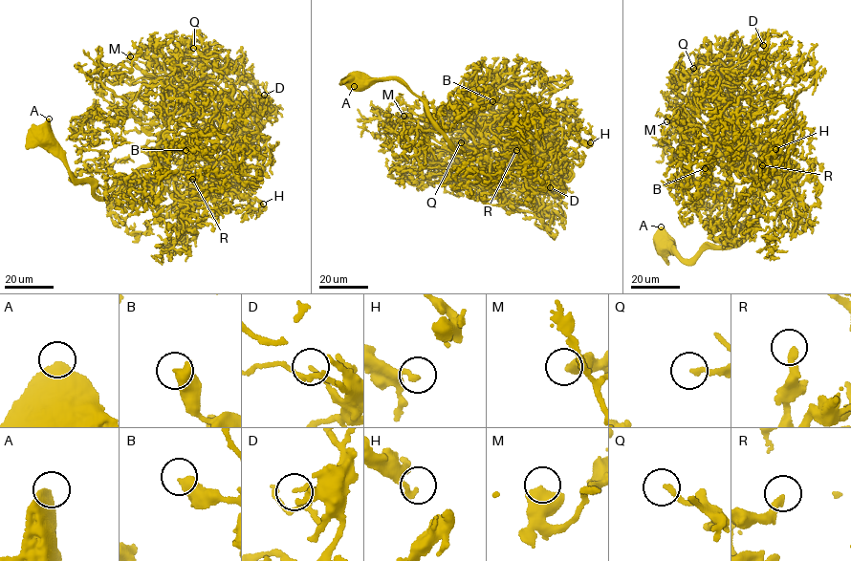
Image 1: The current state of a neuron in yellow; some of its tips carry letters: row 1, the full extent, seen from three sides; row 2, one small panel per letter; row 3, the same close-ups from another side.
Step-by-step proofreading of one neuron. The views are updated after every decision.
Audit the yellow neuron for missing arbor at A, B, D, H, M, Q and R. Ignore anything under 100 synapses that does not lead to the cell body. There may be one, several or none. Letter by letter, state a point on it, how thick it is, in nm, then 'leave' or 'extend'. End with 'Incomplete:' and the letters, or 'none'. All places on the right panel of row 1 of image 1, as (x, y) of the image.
A: place (661, 226); calibre 600 nm; leave
B: place (705, 168); calibre 500 nm; leave
D: place (763, 45); calibre 160 nm; leave
H: place (775, 149); calibre 200 nm; leave
M: place (666, 121); calibre 600 nm; leave
Q: place (693, 68); calibre 200 nm; leave
R: place (762, 165); calibre 280 nm; leave
Incomplete: none

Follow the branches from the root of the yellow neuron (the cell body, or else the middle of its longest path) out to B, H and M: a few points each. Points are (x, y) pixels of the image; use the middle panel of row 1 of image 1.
B: (357, 79), (403, 83), (469, 155), (476, 113), (511, 96), (515, 108), (502, 117), (492, 101)
H: (357, 79), (400, 81), (454, 151), (512, 158), (548, 190), (541, 161), (553, 140), (590, 142)
M: (357, 79), (400, 81), (454, 151), (504, 157), (509, 168), (386, 122), (403, 116)

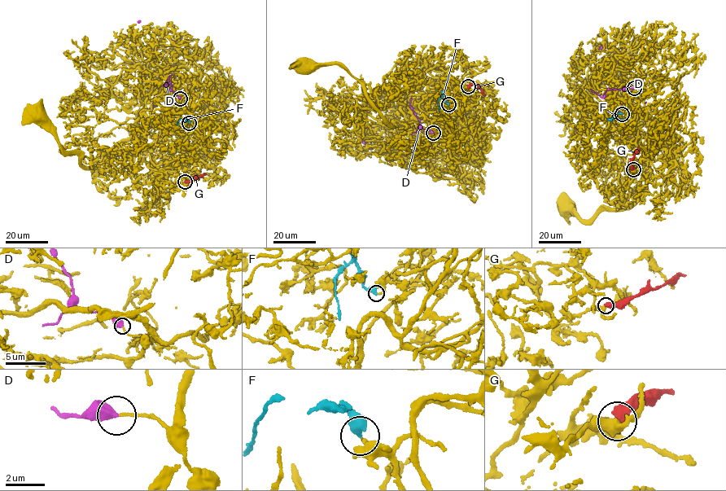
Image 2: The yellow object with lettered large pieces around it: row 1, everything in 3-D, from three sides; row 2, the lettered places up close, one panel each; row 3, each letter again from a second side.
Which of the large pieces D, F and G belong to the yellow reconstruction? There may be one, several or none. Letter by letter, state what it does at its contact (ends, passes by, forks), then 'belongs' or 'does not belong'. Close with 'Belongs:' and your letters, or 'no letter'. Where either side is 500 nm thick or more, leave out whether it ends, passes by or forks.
D: does not belong
F: it ends | belongs
G: does not belong
Belongs: F

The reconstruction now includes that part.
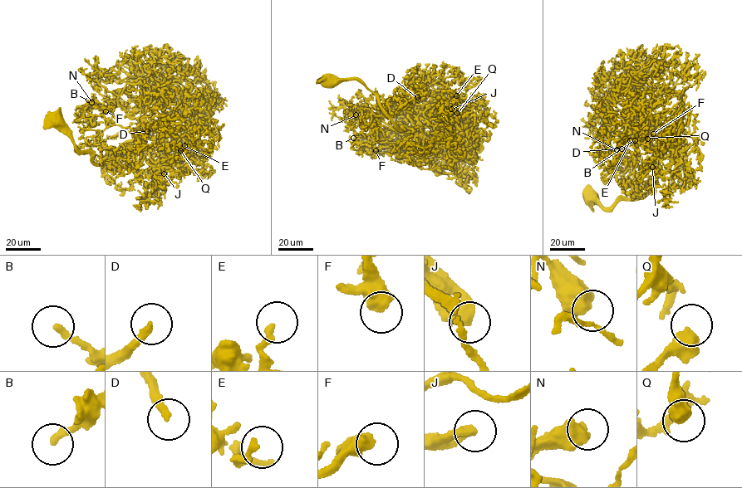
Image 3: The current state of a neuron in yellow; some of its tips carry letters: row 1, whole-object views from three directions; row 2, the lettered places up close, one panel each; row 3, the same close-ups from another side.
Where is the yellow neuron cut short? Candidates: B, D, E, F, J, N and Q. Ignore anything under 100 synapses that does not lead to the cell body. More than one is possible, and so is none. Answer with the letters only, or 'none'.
D, F

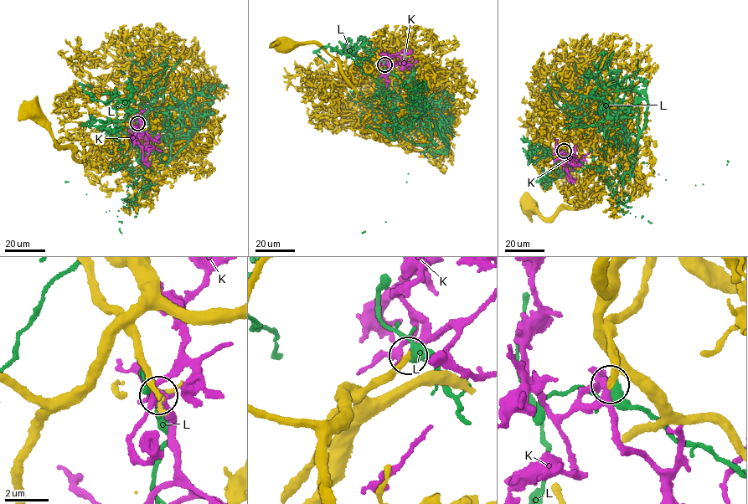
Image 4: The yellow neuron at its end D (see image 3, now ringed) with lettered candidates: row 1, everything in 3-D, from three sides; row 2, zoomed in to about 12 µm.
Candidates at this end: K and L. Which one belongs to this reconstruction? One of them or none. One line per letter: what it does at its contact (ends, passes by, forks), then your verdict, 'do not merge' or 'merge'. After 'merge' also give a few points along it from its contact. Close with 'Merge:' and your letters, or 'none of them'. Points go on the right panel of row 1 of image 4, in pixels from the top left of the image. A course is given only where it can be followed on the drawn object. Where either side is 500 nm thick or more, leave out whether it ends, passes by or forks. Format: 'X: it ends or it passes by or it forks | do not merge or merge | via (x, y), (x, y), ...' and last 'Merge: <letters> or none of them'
K: it ends | merge | via (563, 151), (564, 170), (570, 181), (566, 164)
L: it passes by | do not merge
Merge: K

